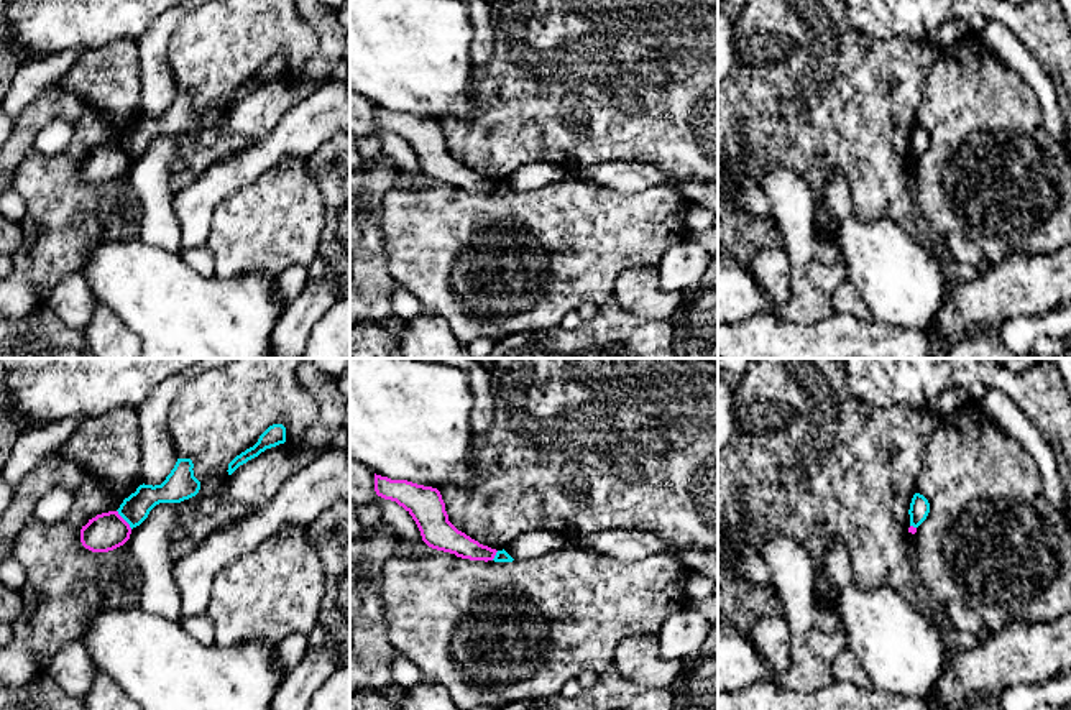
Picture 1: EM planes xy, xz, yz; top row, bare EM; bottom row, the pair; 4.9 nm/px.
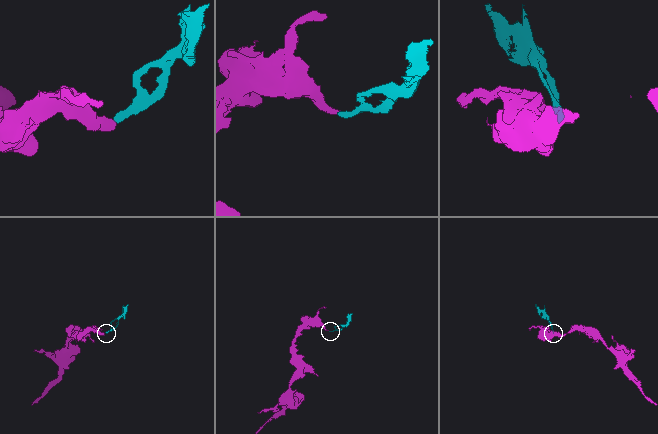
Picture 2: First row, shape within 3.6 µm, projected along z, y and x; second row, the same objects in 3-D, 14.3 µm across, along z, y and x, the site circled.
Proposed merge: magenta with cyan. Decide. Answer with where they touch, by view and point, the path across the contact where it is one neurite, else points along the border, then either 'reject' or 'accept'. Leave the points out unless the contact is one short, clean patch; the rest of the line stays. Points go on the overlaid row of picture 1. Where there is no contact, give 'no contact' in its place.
contact xy (124, 520); border xy (117, 510), (132, 528); reject

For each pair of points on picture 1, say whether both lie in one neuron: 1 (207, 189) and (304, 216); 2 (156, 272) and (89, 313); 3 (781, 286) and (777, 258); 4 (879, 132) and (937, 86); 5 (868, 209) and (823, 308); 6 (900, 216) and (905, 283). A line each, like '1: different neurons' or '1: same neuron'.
1: different neurons
2: different neurons
3: same neuron
4: different neurons
5: different neurons
6: different neurons

